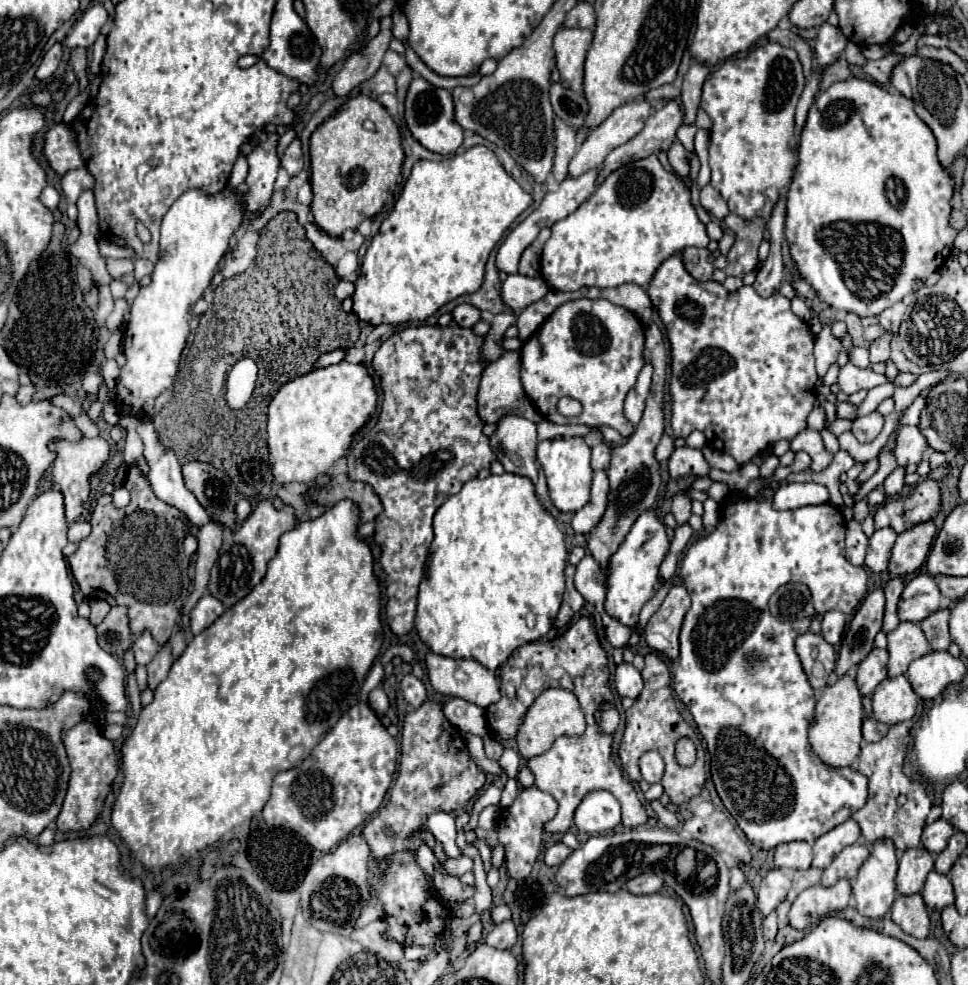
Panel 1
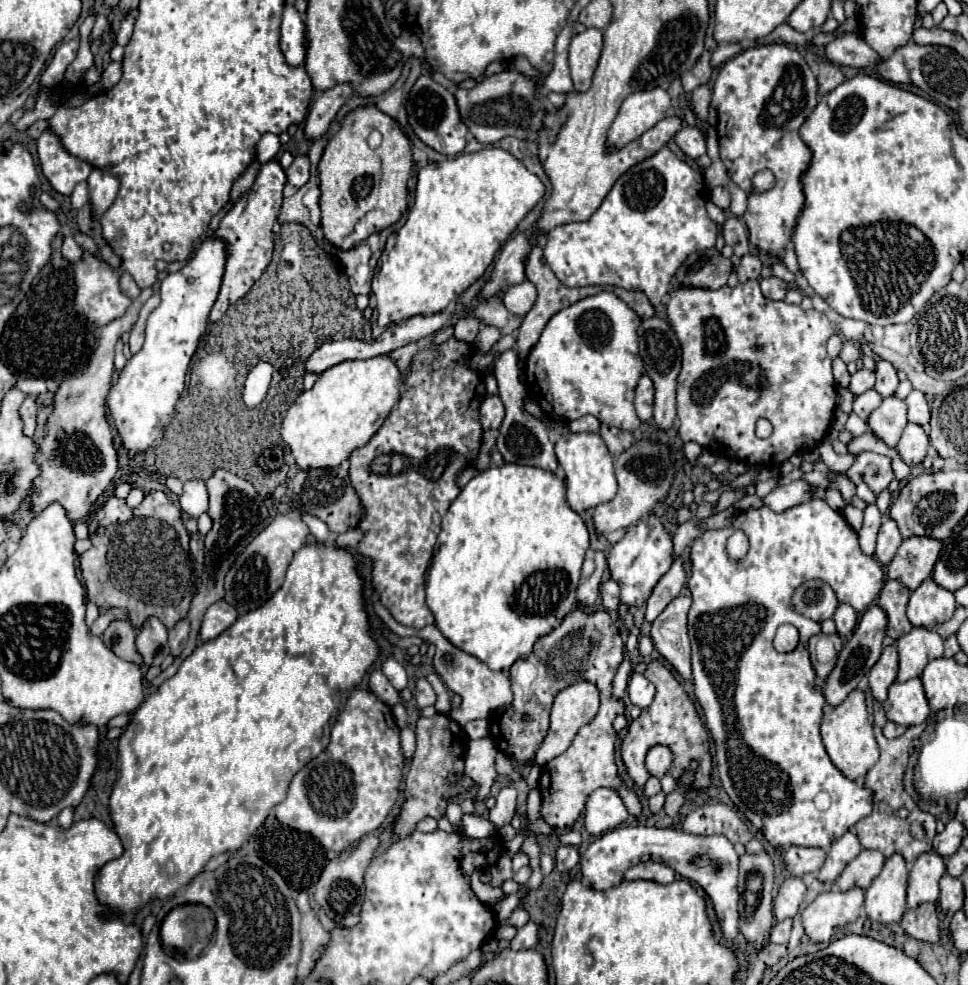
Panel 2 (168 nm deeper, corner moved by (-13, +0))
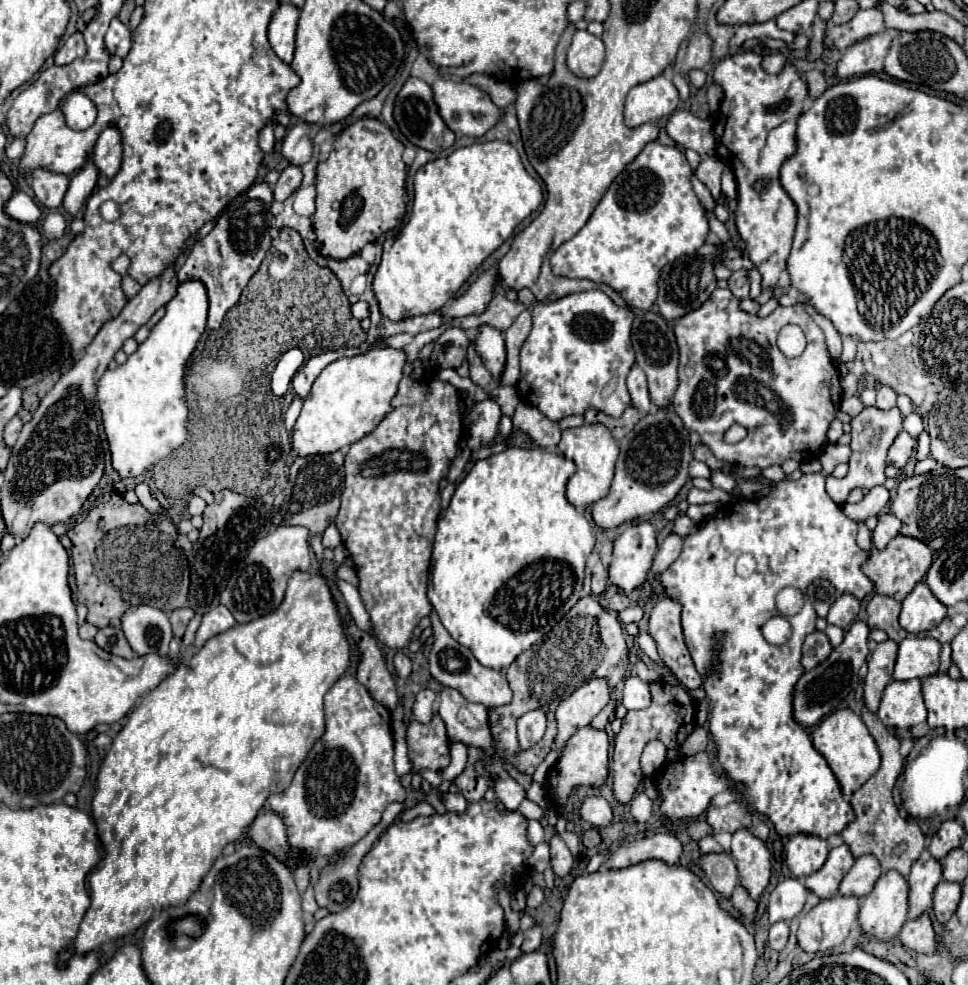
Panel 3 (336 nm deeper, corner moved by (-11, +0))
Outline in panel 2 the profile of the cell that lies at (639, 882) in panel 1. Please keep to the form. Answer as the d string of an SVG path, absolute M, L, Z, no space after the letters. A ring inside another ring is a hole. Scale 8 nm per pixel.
M644 862L644 864L636 864L632 868L628 868L628 872L624 872L624 880L654 880L660 884L670 884L674 882L674 870L666 864L660 862Z

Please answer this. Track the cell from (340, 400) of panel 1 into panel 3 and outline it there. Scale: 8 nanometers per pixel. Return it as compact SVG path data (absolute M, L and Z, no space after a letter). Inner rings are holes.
M376 348L366 356L338 358L328 364L316 382L292 430L292 452L296 456L332 454L342 446L350 446L370 434L386 414L390 414L392 398L406 364L406 354L394 348Z

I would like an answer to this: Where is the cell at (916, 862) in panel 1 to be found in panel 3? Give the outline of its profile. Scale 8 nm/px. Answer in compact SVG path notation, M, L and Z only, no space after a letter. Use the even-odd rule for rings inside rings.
M922 856L912 864L912 872L908 876L908 918L914 920L932 908L932 894L940 880L942 864L932 856Z

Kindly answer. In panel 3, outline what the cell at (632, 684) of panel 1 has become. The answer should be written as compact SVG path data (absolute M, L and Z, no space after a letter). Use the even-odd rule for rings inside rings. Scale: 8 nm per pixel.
M626 678L624 692L622 692L622 704L628 710L642 710L650 706L650 690L648 684L640 678Z

